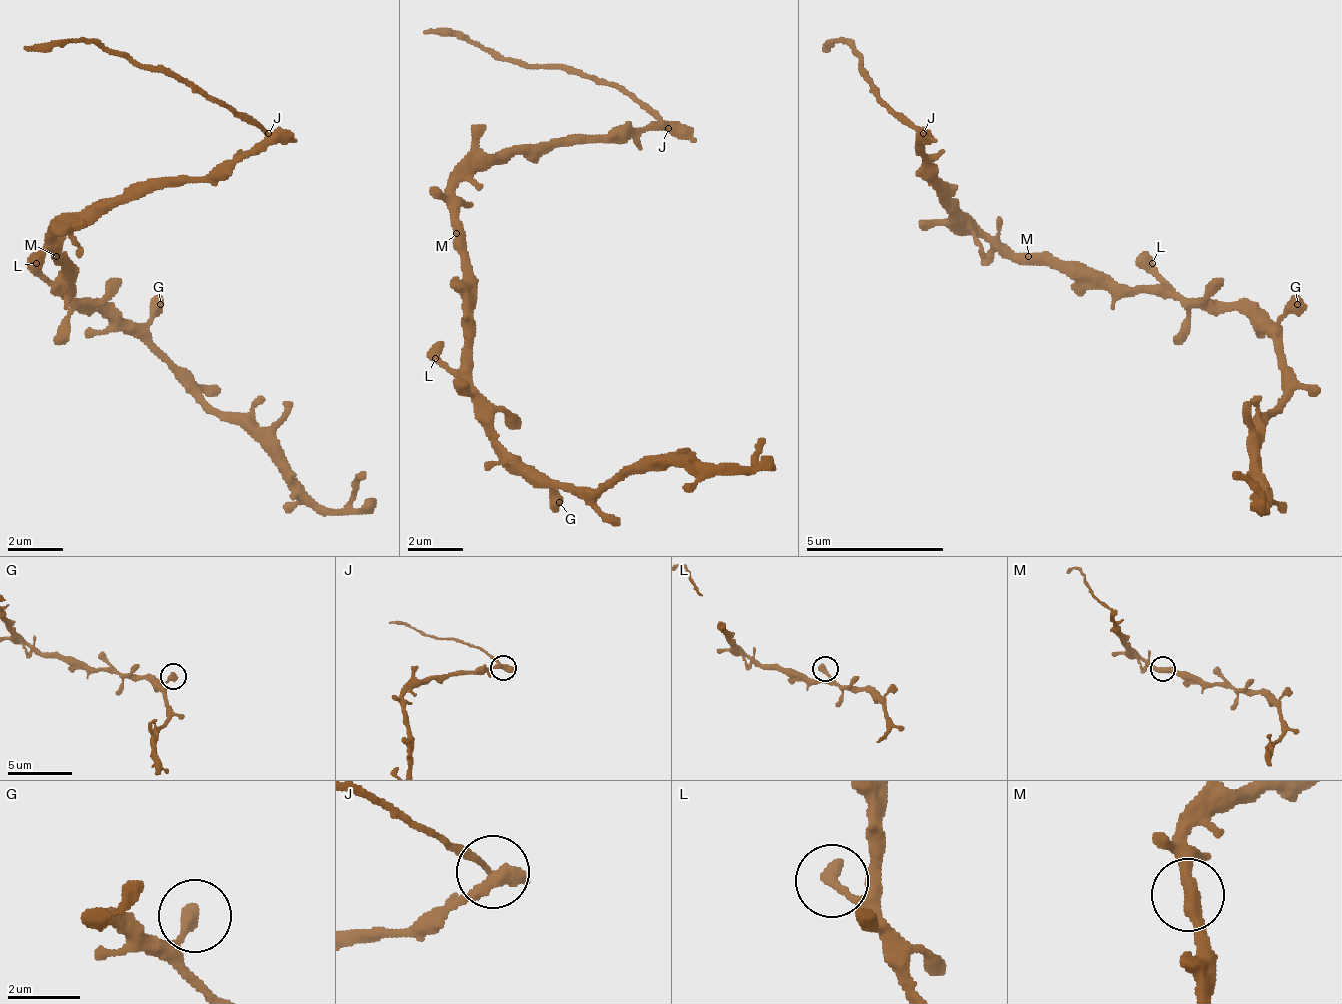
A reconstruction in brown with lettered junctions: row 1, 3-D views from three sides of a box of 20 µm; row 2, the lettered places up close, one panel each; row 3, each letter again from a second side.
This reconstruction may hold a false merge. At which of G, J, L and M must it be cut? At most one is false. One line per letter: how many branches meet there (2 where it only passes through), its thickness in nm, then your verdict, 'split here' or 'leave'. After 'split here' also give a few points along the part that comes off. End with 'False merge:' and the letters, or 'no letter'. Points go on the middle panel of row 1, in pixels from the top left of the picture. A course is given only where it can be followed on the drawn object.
G: branches 1; calibre 400 nm; leave
J: branches 2; calibre 360 nm; split here; course (670, 130), (608, 82), (490, 47), (421, 33)
L: branches 1; calibre 420 nm; leave
M: branches 2; calibre 360 nm; leave
False merge: J

